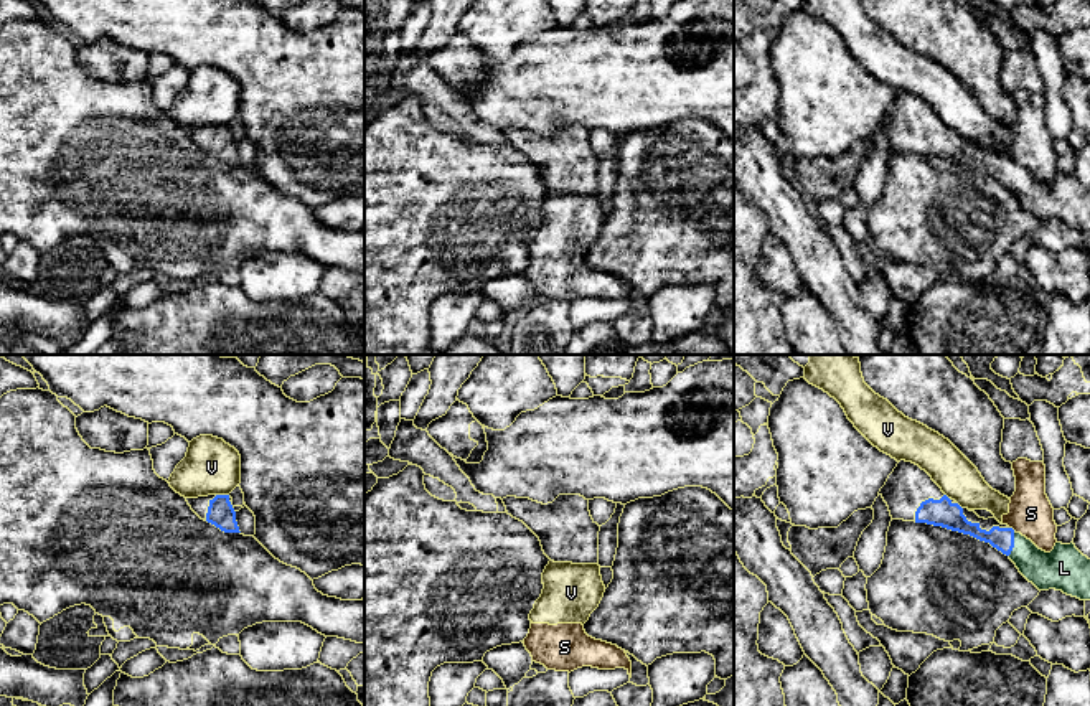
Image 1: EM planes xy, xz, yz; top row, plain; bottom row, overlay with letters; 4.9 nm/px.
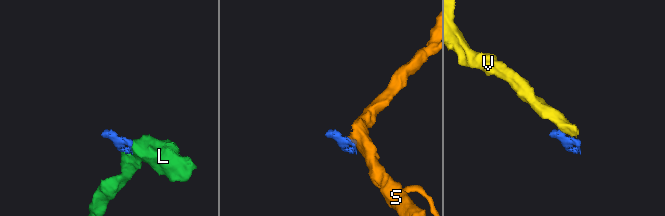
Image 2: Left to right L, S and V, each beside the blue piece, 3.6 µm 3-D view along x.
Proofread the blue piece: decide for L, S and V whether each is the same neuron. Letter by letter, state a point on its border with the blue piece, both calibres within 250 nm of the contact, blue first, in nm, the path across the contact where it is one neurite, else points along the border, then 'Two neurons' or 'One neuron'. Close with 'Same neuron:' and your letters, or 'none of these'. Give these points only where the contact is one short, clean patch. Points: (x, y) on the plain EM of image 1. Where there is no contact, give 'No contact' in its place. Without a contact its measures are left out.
L: Touches blue at yz (1013, 174). Thickness 110 nm (blue) against 190 nm. Path across: yz (1001, 169), (1013, 174), (1039, 198), (1056, 200). One neuron
S: Touches blue at yz (1011, 159). Thickness 110 nm (blue) against 220 nm. Boundary: yz (1010, 157), (1014, 160). Two neurons
V: Touches blue at xy (223, 126). Thickness 130 nm (blue) against 280 nm. Boundary: xy (216, 124), (228, 126). Two neurons
Same neuron: L

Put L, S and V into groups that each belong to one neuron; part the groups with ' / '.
L / S V

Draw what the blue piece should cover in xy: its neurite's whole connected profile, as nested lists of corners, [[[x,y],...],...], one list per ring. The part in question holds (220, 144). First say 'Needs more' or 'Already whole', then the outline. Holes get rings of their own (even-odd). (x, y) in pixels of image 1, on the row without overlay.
Needs more. [[[208,125],[186,129],[191,140],[204,152],[214,155],[224,163],[241,163],[236,142],[229,132],[229,125]]]

